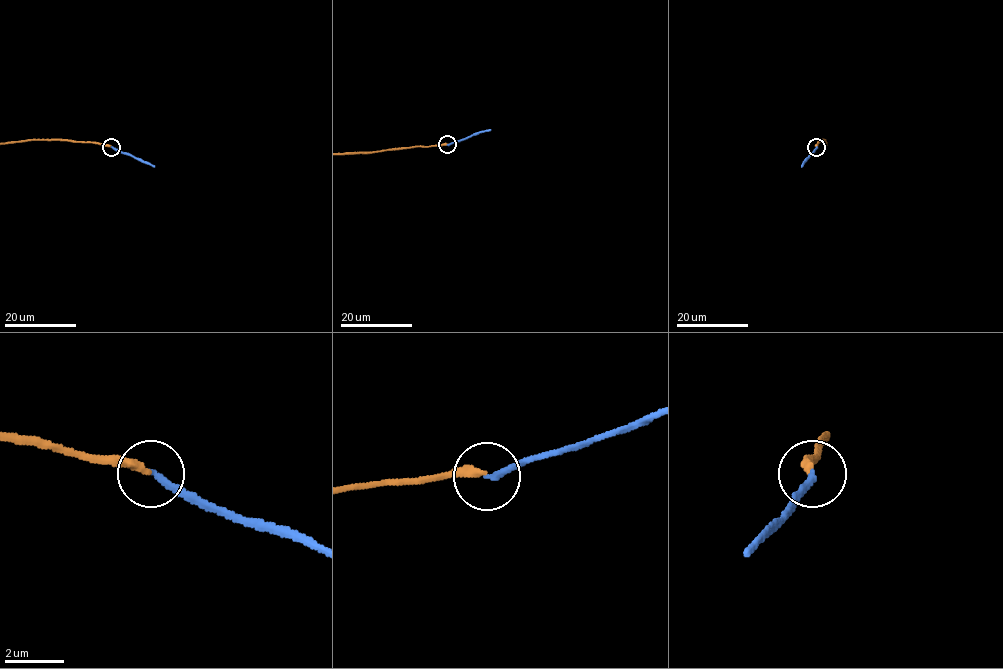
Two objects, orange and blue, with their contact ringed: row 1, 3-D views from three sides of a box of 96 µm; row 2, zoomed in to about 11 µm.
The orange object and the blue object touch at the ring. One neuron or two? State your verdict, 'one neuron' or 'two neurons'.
two neurons

